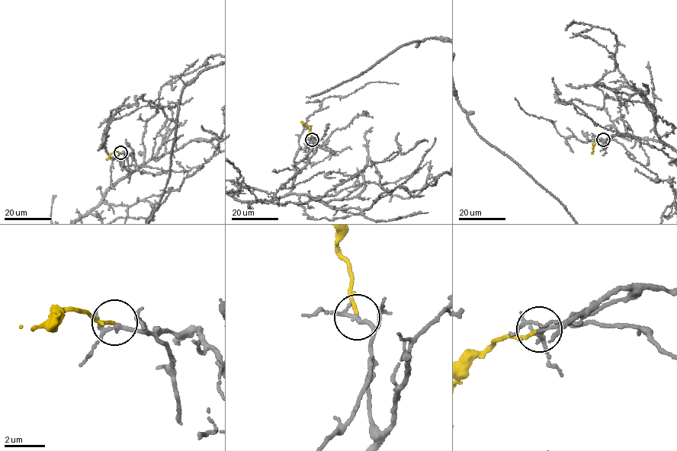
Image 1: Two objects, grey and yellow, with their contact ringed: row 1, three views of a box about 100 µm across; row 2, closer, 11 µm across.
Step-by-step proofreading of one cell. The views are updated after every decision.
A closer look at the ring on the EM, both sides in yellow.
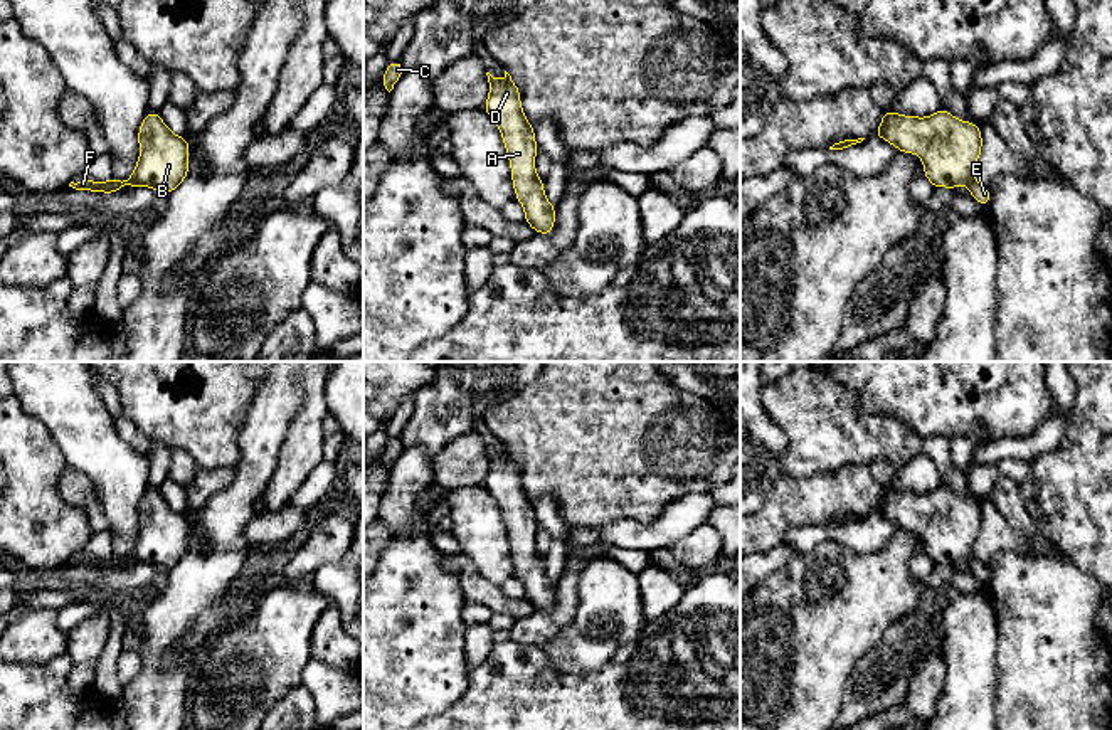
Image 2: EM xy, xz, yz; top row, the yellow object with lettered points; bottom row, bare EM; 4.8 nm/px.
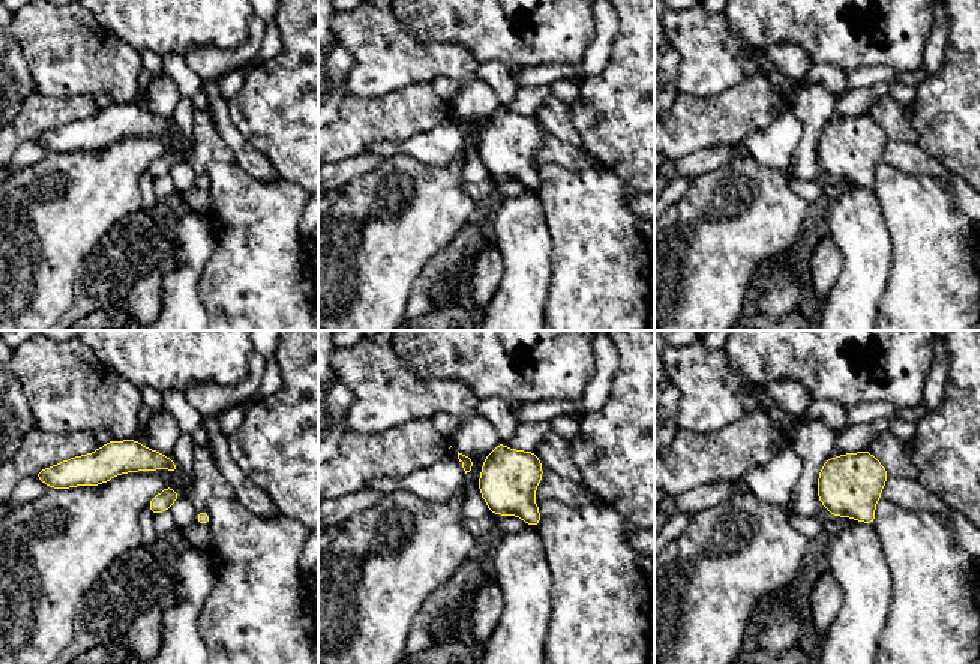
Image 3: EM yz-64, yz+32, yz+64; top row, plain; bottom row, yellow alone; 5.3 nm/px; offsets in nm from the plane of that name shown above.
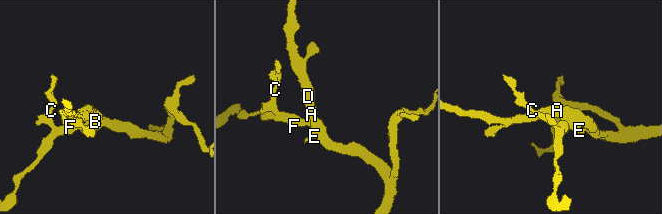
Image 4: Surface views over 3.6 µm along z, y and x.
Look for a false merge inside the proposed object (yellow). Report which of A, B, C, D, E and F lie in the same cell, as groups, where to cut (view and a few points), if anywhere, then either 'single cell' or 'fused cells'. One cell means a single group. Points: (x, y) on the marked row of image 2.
groups A B C D E F; cut none; single cell

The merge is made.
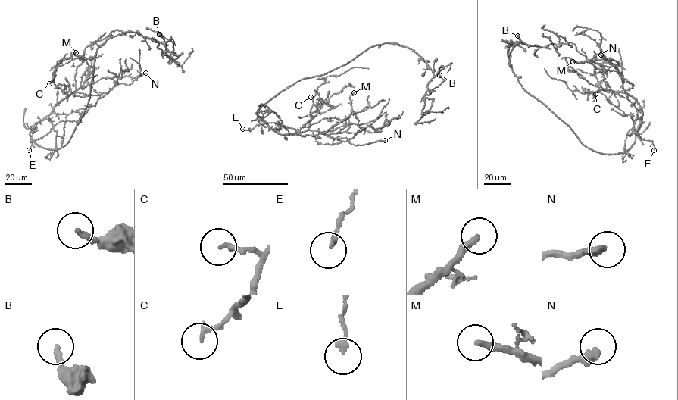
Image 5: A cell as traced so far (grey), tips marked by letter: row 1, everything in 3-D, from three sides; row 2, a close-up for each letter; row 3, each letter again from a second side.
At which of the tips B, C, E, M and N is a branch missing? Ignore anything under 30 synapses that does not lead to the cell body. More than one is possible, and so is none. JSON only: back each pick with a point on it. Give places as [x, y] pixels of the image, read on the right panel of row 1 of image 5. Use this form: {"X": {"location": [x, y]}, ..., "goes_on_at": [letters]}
{"M": {"location": [573, 61]}, "N": {"location": [601, 54]}, "goes_on_at": ["M", "N"]}

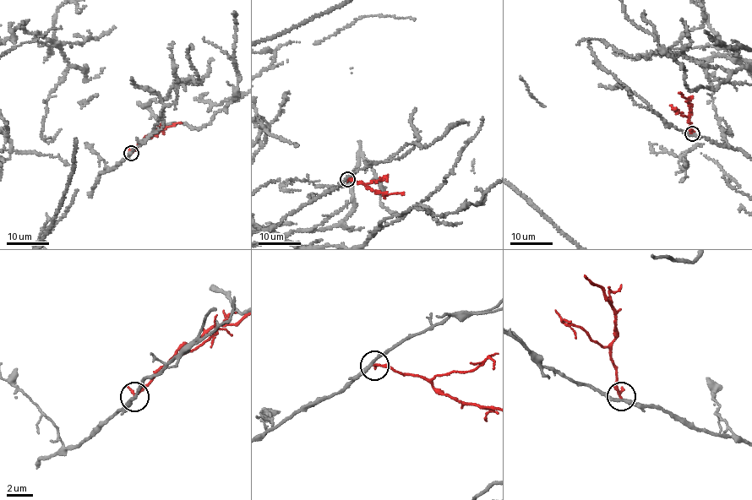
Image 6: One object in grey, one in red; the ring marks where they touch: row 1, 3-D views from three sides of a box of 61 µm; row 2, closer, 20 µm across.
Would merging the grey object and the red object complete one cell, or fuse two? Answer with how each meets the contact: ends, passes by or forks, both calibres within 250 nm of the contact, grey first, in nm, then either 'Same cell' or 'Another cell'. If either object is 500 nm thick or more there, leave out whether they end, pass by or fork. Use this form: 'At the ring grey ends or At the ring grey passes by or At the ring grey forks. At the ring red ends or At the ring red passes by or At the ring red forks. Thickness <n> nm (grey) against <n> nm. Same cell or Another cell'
At the ring grey passes by. At the ring red ends. Thickness 280 nm (grey) against 240 nm. Same cell

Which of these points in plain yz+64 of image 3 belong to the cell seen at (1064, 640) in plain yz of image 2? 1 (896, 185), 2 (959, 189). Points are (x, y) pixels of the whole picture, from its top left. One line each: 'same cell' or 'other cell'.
1: same cell
2: other cell

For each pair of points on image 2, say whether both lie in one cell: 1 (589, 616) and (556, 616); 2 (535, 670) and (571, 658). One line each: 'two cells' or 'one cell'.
1: two cells
2: two cells

